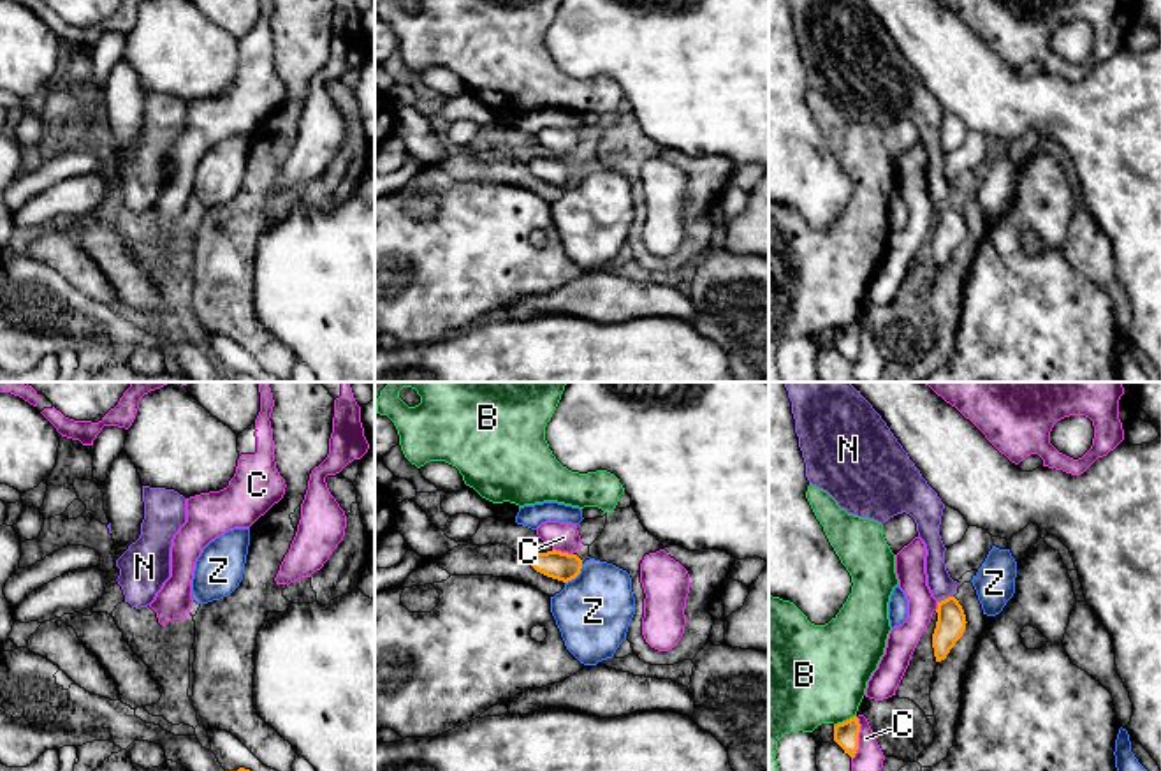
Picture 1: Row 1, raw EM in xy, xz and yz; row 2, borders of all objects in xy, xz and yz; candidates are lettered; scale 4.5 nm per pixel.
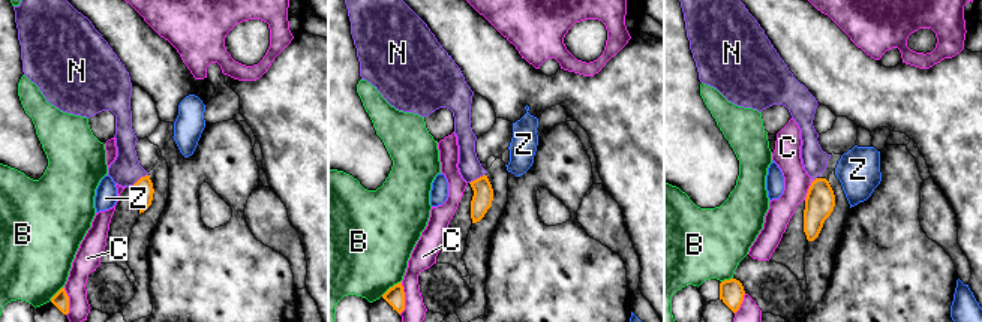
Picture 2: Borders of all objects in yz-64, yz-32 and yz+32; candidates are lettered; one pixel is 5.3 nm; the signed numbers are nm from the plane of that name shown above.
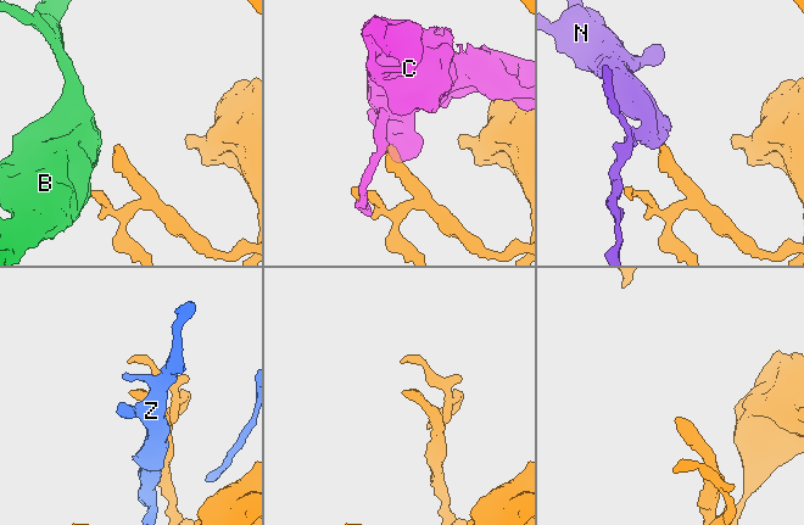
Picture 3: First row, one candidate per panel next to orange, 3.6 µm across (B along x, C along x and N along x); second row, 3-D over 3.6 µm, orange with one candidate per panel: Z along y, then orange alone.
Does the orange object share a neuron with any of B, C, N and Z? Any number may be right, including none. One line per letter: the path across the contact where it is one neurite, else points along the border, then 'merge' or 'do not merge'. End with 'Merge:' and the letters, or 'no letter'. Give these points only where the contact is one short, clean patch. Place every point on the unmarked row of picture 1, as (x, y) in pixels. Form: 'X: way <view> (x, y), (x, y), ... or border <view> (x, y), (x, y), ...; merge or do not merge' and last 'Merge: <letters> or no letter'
B: do not merge
C: do not merge
N: way yz (950, 231), (945, 205), (940, 189); merge
Z: do not merge
Merge: N

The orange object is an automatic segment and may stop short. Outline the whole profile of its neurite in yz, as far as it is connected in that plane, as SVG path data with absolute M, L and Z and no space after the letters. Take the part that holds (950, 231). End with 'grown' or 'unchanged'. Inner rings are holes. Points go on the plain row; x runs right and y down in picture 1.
M788 0L795 25L795 39L806 69L809 90L827 97L841 114L858 123L885 128L897 120L909 120L924 146L927 192L938 206L938 227L932 239L936 268L946 264L966 236L966 220L953 202L953 187L945 169L945 150L939 130L945 109L927 90L887 28L862 0Z; grown

